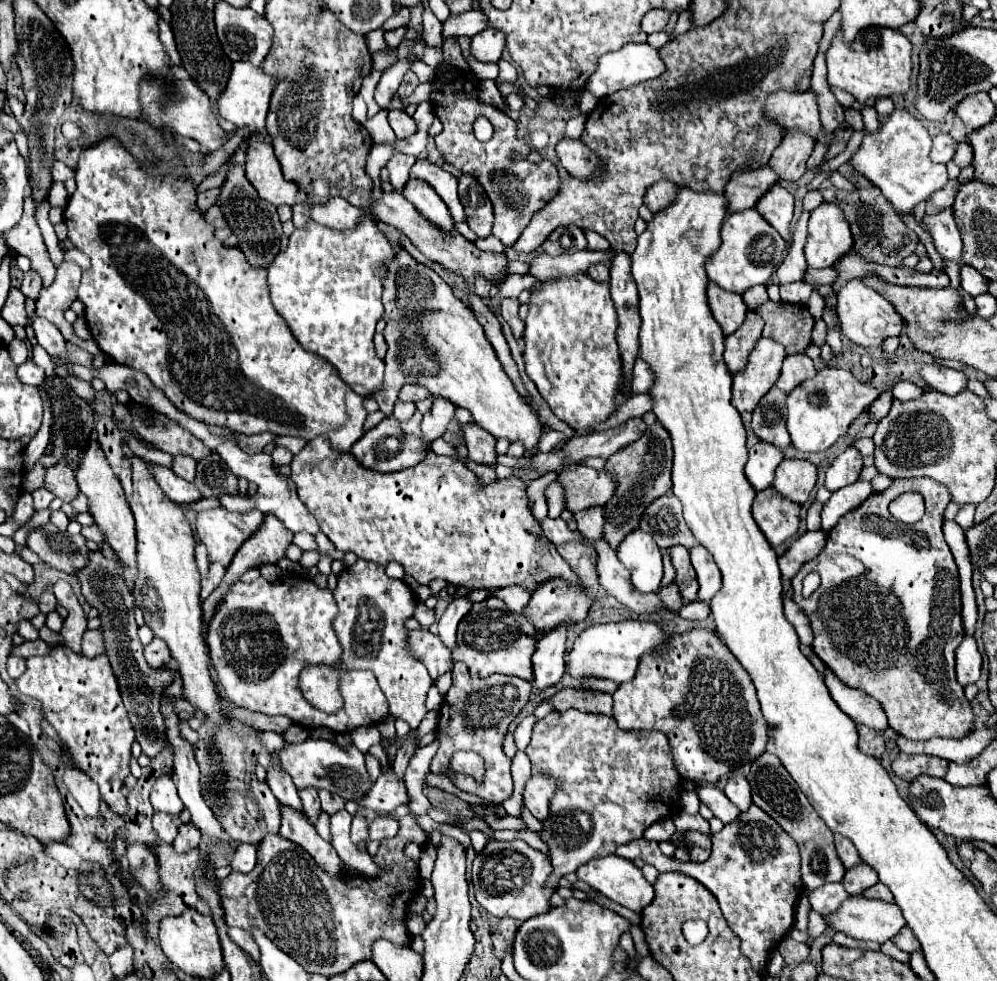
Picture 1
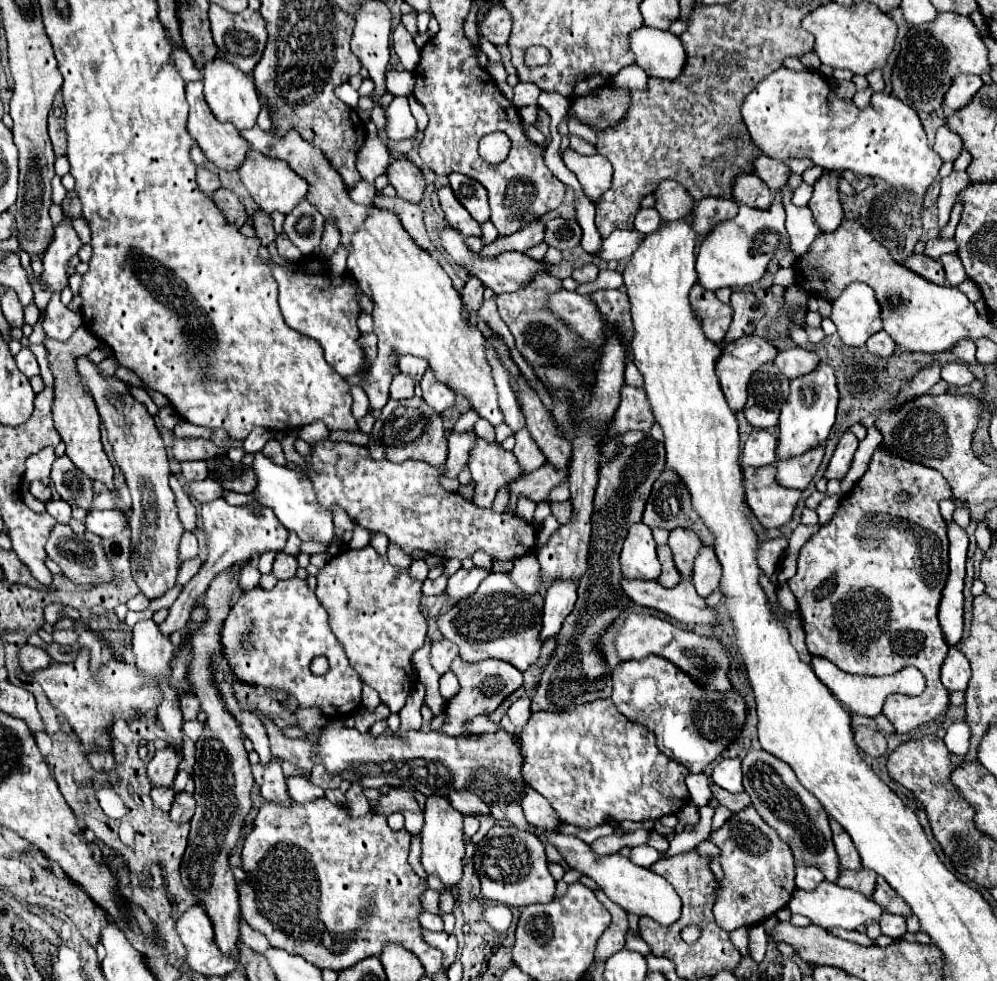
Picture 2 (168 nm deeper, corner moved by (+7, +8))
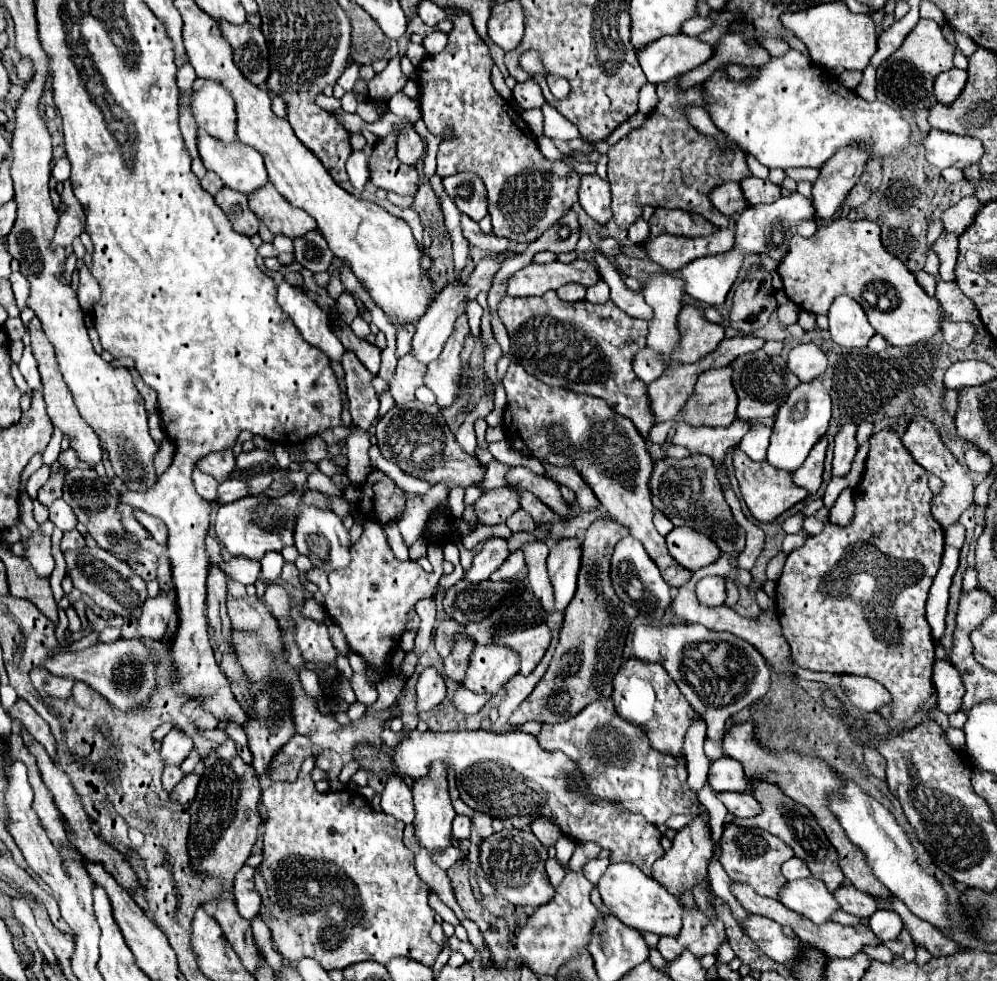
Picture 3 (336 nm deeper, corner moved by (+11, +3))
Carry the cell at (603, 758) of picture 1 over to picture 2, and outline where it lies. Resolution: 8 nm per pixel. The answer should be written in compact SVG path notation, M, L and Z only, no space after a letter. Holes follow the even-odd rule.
M609 698L581 704L573 712L533 712L529 722L519 732L519 744L523 754L521 772L525 782L551 802L553 810L565 824L591 830L613 820L647 822L667 814L677 814L689 802L689 792L685 786L689 770L667 758L657 748L655 734L645 726L621 716Z

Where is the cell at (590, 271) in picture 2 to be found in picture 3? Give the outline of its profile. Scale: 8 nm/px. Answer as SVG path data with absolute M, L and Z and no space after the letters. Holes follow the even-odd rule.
M567 283L565 287L559 287L557 295L559 295L559 299L565 299L569 303L581 301L581 299L585 299L585 287L579 283Z

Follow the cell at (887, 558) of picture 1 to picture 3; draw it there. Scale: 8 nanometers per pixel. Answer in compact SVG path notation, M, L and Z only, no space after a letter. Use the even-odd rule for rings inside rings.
M879 431L875 435L871 435L869 439L869 459L867 459L867 467L863 473L863 481L853 489L855 493L855 501L857 501L857 515L853 519L853 523L849 527L839 527L833 523L827 523L825 529L819 535L813 535L807 539L807 543L801 549L795 549L789 553L783 575L777 581L777 597L775 597L775 605L777 605L777 615L783 627L783 637L787 639L787 643L791 645L791 655L793 661L803 667L803 669L811 669L811 671L827 671L827 673L853 673L853 675L867 675L875 681L879 681L883 687L889 689L889 693L893 695L893 719L895 721L905 721L909 717L913 717L913 713L917 713L925 699L931 695L931 675L933 675L933 663L935 663L935 645L931 639L931 627L925 619L925 601L927 601L927 593L931 589L931 583L939 571L941 565L941 555L943 555L943 527L933 519L931 515L931 489L927 485L927 475L925 469L915 463L915 459L909 455L909 451L905 451L905 445L901 443L901 437L895 431Z

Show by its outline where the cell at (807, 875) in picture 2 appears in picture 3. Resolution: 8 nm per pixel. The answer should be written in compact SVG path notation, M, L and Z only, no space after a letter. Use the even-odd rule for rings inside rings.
M791 857L787 863L781 865L781 871L783 871L783 877L793 881L793 879L803 879L803 877L809 877L809 869L805 865L805 861L801 861L799 857Z

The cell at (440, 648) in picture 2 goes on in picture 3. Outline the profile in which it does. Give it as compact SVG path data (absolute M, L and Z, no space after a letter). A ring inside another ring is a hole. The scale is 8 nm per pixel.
M459 639L457 647L449 653L449 657L443 659L443 675L455 683L461 683L465 679L465 671L469 667L469 655L473 651L475 643L469 643L469 639Z

